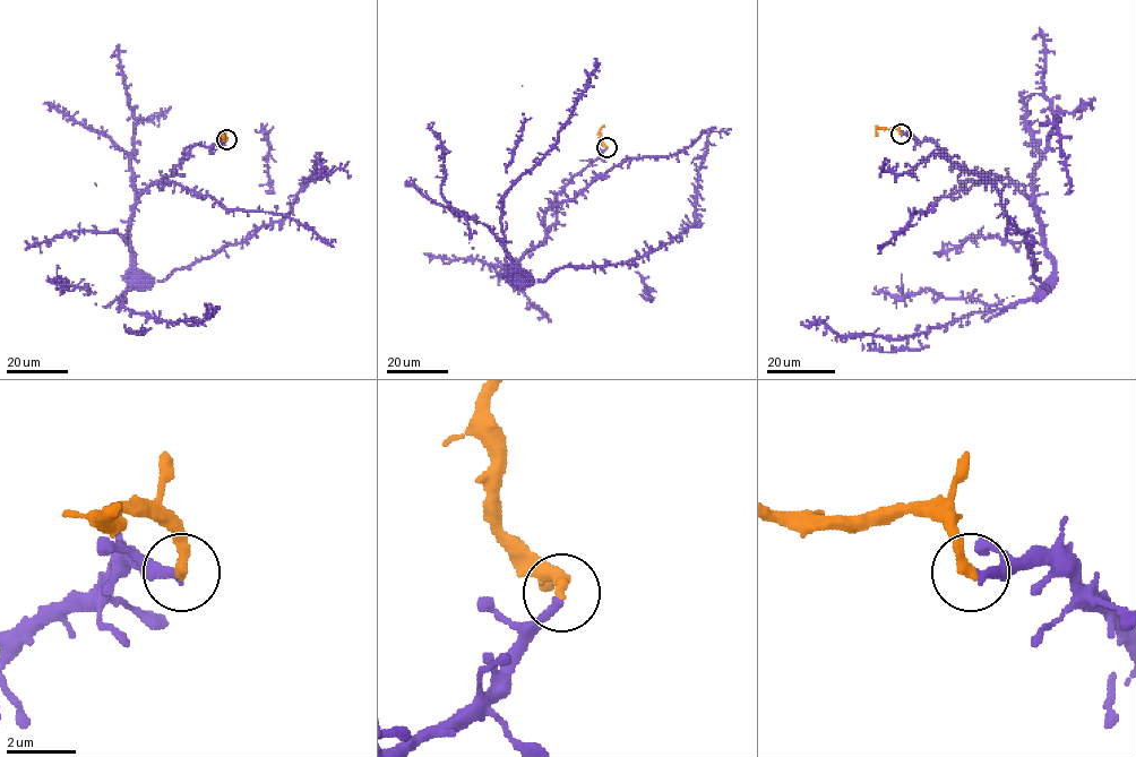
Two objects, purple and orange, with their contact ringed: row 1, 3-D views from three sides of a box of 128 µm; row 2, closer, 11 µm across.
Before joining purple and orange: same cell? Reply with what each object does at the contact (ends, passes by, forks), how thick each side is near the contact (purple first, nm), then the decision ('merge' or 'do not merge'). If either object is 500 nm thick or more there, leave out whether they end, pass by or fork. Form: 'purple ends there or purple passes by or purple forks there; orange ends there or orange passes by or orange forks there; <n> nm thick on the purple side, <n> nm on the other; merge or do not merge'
purple ends there; orange ends there; 280 nm thick on the purple side, 320 nm on the other; merge

